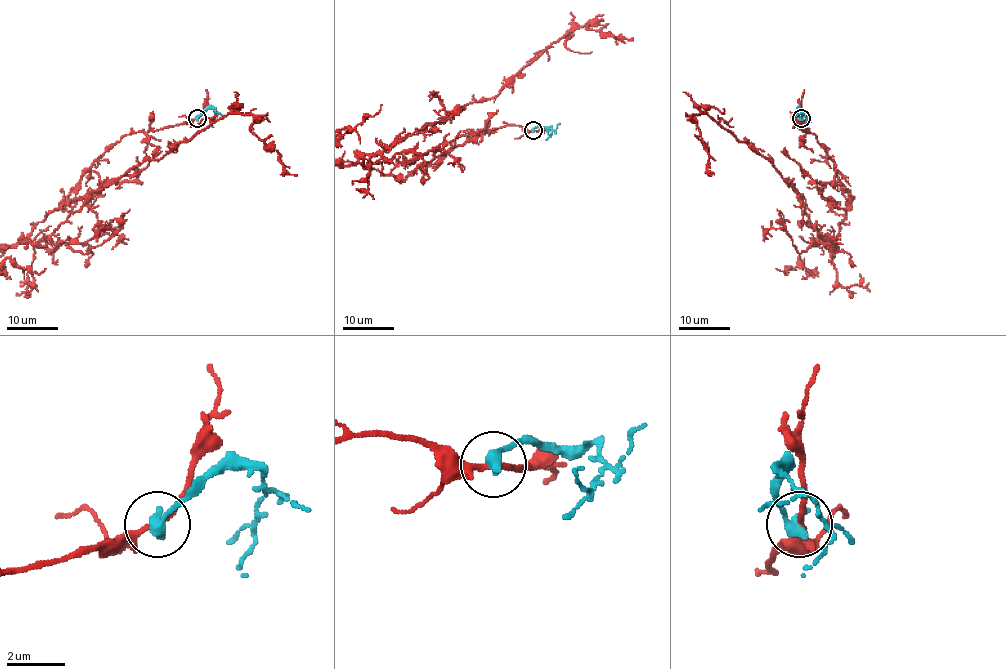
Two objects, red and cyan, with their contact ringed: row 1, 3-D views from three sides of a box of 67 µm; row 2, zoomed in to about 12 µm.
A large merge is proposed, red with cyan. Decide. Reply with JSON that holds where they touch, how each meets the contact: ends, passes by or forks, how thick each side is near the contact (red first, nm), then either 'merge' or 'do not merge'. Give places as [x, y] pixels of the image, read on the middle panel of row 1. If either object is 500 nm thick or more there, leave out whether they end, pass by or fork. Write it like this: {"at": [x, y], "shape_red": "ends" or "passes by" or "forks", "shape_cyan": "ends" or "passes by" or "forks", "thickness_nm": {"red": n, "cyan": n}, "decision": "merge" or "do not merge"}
{"at": [533, 130], "shape_red": "passes by", "shape_cyan": "ends", "thickness_nm": {"red": 190, "cyan": 440}, "decision": "do not merge"}

